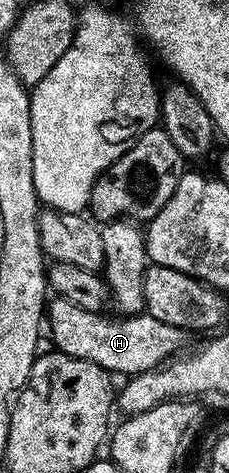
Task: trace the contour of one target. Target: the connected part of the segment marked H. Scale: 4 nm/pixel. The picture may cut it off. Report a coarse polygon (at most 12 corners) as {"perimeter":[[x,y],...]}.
{"perimeter":[[72,301],[44,312],[57,350],[115,376],[175,358],[187,336],[145,313]]}

